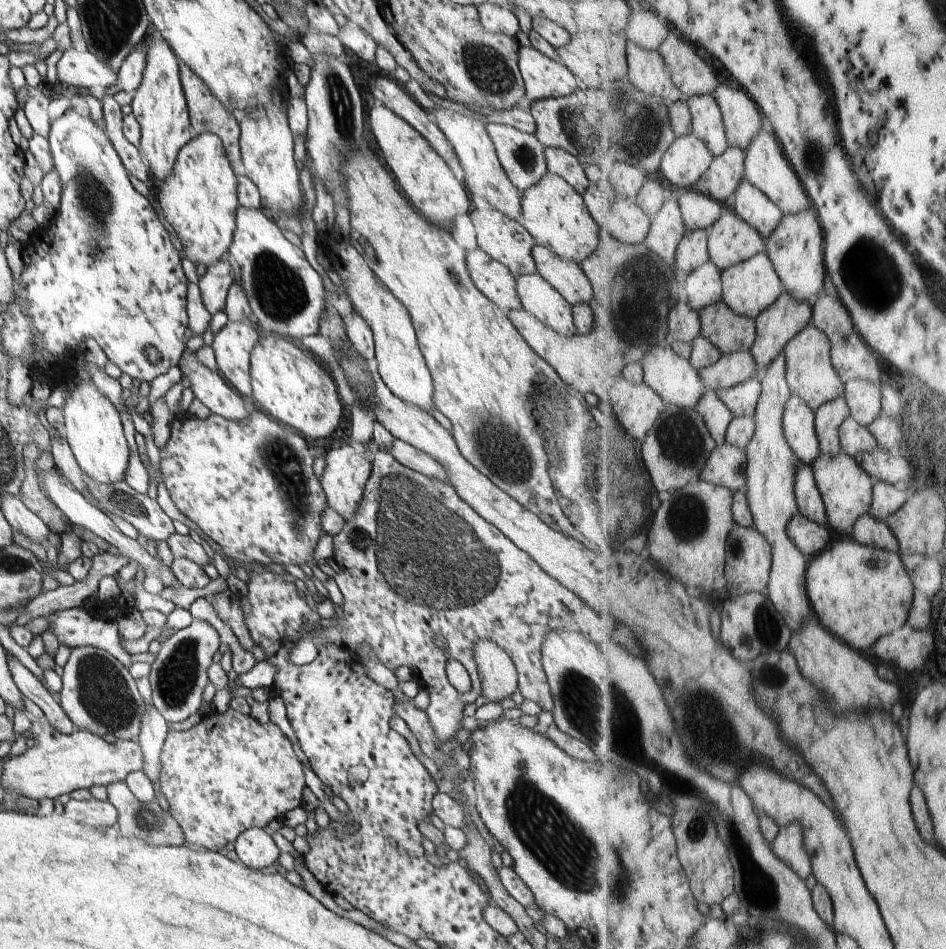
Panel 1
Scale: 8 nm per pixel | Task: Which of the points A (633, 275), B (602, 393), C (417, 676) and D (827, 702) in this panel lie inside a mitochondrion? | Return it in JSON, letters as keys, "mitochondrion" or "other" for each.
{"A":"mitochondrion","B":"other","C":"other","D":"other"}

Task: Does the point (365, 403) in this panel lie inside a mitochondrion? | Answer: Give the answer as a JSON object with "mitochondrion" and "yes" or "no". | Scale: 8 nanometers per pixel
{"mitochondrion":"no"}

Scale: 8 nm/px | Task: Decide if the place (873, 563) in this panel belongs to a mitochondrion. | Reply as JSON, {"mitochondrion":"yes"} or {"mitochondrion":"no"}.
{"mitochondrion":"no"}

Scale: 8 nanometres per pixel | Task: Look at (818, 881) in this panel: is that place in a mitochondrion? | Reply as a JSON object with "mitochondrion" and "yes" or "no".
{"mitochondrion":"no"}

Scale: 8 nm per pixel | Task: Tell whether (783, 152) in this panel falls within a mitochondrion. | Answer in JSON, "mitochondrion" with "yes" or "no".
{"mitochondrion":"no"}

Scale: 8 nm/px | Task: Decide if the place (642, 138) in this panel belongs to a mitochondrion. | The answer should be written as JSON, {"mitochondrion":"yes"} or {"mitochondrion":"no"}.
{"mitochondrion":"yes"}

